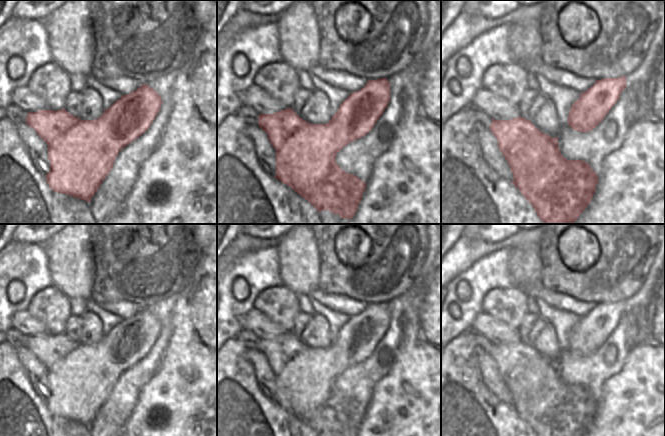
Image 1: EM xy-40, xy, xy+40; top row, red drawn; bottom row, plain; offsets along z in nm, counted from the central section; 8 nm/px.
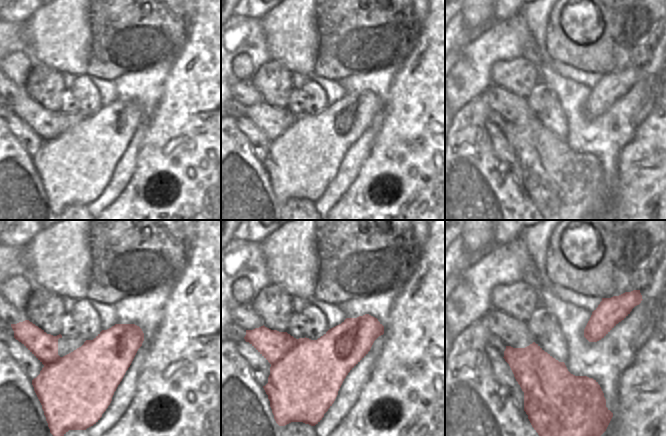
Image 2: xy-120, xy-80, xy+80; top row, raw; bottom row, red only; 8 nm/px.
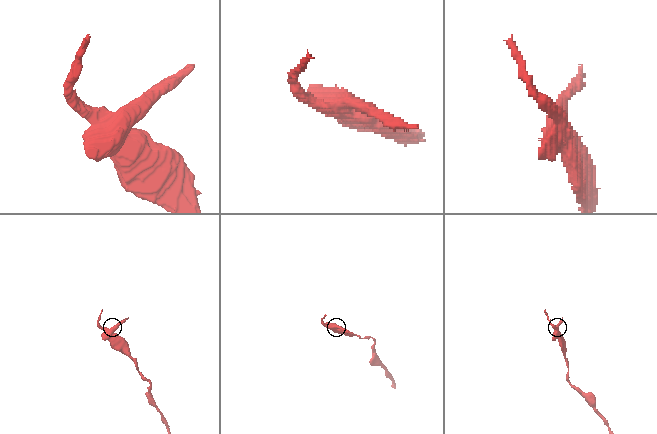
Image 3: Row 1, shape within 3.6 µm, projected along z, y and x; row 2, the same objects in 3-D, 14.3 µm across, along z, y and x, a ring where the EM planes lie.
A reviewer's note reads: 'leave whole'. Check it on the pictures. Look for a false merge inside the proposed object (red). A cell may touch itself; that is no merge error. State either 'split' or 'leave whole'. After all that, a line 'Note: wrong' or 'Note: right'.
split
Note: wrong

